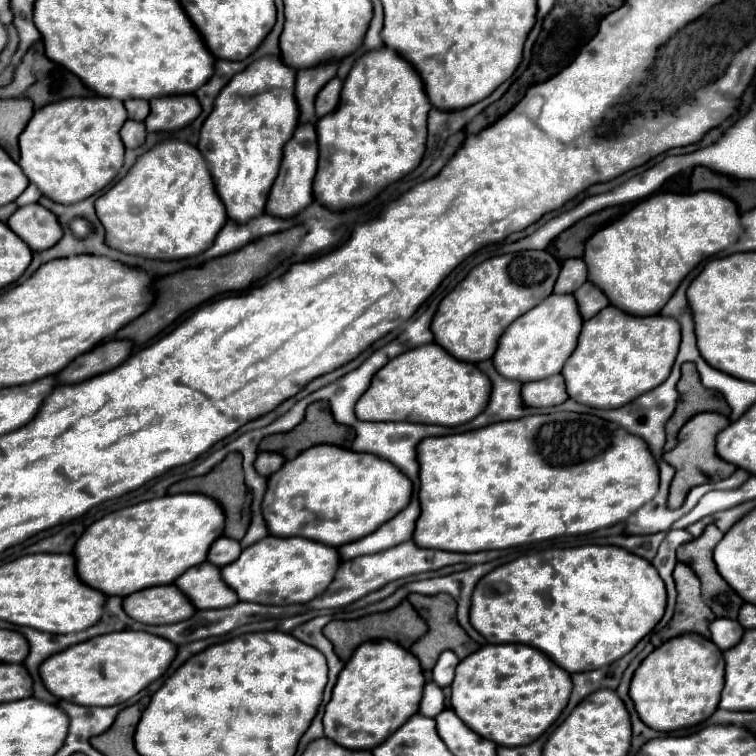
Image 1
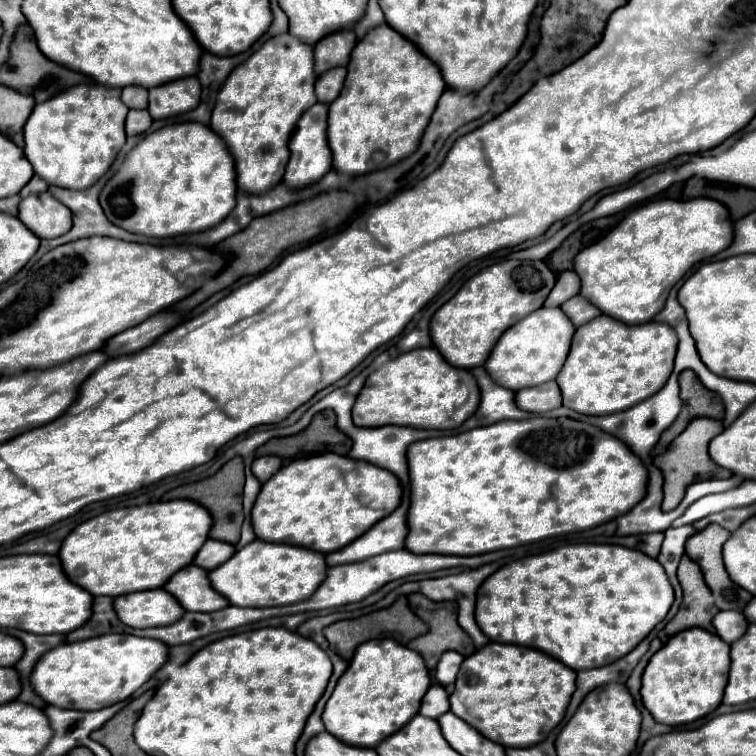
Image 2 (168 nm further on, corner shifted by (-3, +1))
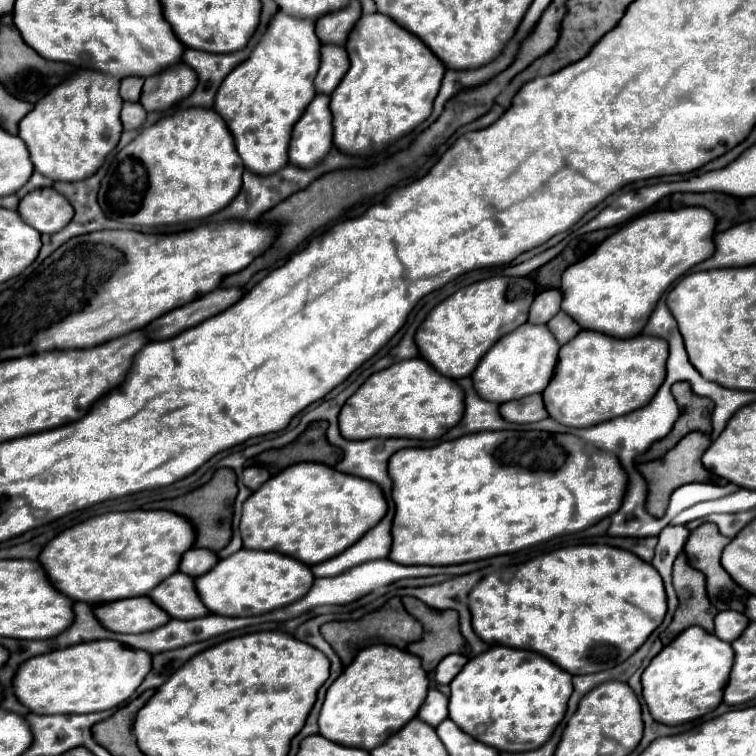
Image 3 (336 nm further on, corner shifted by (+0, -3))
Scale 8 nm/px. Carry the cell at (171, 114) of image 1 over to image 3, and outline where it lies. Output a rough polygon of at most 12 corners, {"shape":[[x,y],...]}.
{"shape":[[185,63],[145,79],[139,103],[163,111],[185,99],[197,75]]}

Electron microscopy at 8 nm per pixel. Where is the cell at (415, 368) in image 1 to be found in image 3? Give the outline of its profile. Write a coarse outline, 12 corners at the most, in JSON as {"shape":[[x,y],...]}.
{"shape":[[415,357],[343,405],[345,439],[439,439],[463,391]]}

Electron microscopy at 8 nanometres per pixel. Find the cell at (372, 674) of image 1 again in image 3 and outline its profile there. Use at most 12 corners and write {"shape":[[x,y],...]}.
{"shape":[[369,645],[327,689],[319,733],[371,751],[417,715],[419,657]]}

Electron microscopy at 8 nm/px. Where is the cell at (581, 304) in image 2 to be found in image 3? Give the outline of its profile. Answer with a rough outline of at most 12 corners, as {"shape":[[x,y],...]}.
{"shape":[[563,311],[547,323],[559,345],[581,331]]}

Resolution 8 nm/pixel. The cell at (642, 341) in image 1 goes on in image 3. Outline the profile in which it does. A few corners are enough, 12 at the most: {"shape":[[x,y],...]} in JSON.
{"shape":[[581,331],[543,391],[549,417],[591,427],[645,407],[659,337]]}

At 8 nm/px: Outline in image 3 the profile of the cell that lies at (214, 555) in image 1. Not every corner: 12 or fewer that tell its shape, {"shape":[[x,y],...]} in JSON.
{"shape":[[209,549],[183,553],[179,571],[191,577],[205,575],[217,563]]}

